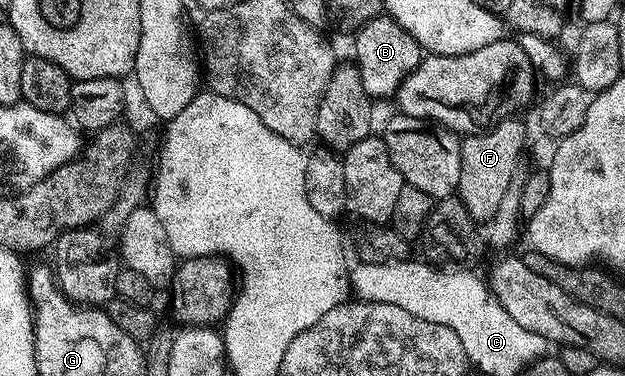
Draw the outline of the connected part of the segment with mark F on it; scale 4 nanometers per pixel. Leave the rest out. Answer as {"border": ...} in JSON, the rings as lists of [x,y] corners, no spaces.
{"border":[[[514,115],[503,117],[493,125],[461,138],[460,183],[456,196],[465,203],[476,222],[493,222],[504,195],[511,192],[513,185],[510,184],[514,181],[514,172],[526,145],[526,125],[516,118]]]}

